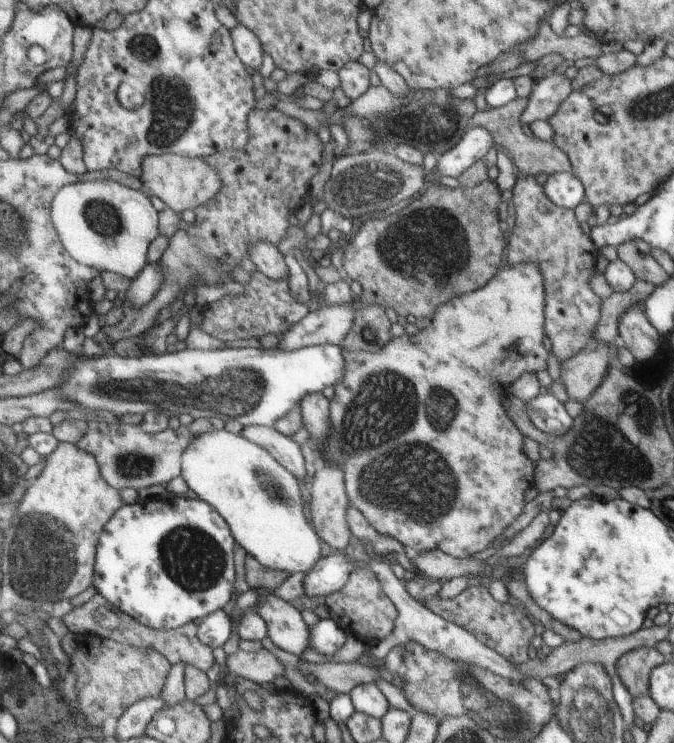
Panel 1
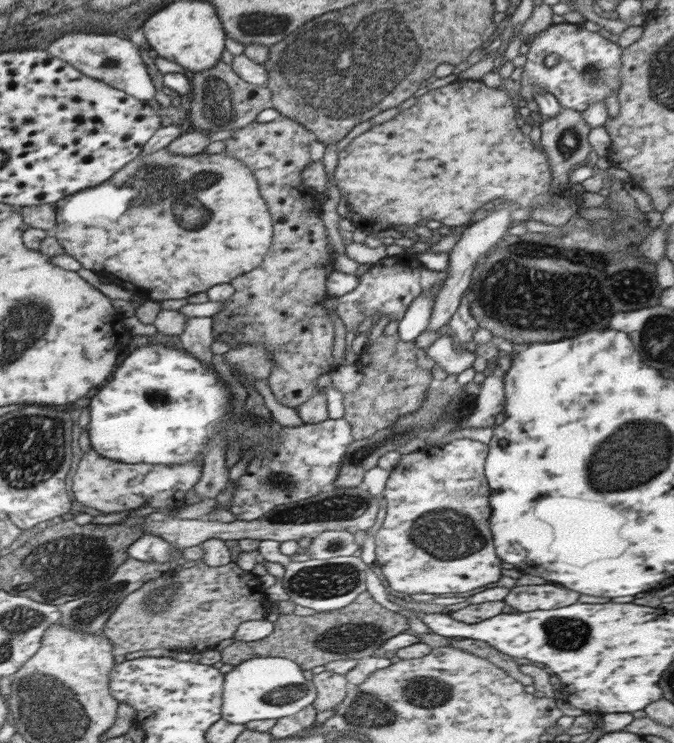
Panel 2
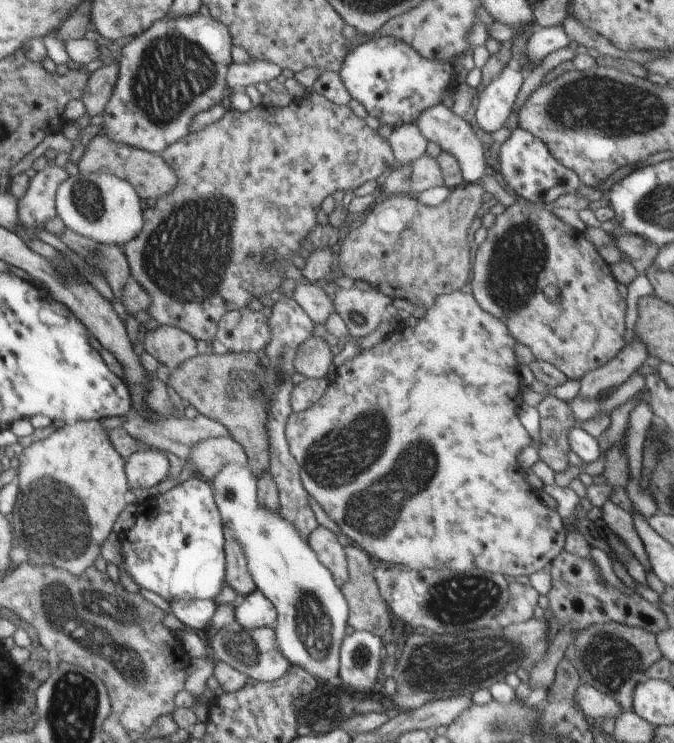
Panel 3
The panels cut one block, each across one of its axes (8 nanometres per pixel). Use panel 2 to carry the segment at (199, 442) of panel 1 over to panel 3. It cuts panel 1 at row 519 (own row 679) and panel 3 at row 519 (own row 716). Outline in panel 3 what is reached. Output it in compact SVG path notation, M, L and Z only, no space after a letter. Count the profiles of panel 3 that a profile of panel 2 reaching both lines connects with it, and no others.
M222 464L220 472L209 478L212 482L212 492L216 507L220 512L223 526L230 528L234 540L242 546L246 556L246 568L253 578L256 589L260 590L278 610L278 618L274 622L276 643L282 656L290 660L290 664L304 668L318 682L330 682L339 675L340 646L346 635L349 621L349 604L345 594L334 582L330 570L320 564L314 548L309 540L302 538L294 520L286 520L280 508L266 508L262 500L258 500L258 476L254 476L249 464Z

